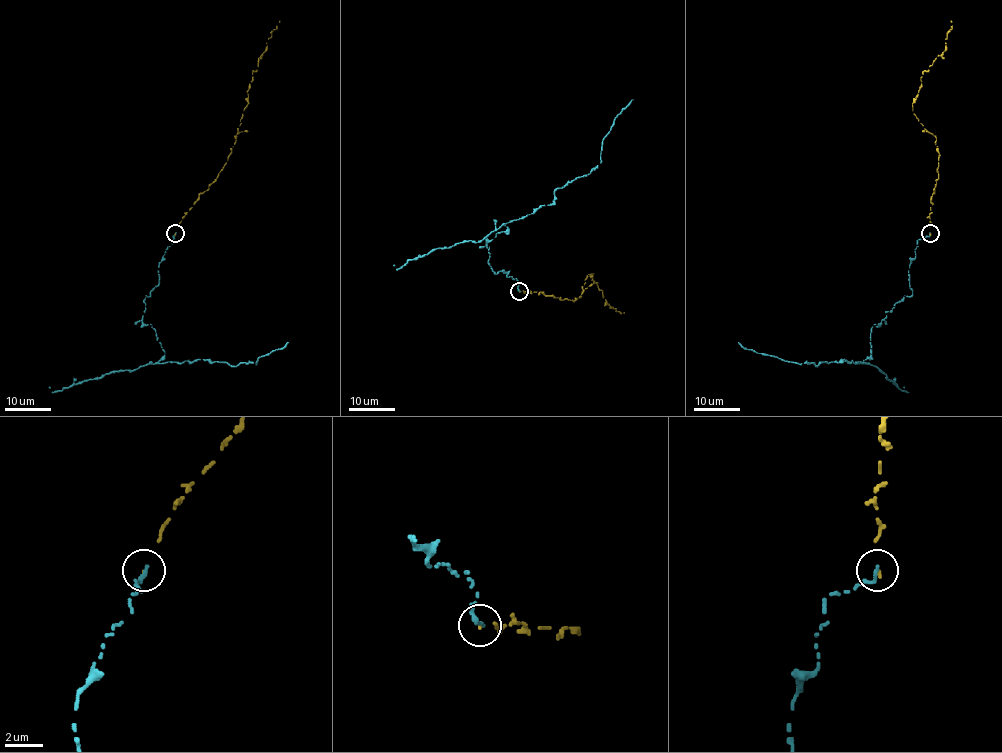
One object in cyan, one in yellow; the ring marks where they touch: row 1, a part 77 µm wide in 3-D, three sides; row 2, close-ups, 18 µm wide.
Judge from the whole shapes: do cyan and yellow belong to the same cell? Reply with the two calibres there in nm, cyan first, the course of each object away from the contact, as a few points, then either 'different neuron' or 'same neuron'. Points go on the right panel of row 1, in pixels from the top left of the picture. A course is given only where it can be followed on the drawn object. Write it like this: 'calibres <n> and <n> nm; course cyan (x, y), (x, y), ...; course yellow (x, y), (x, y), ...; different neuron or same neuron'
calibres 240 and 130 nm; course cyan (930, 234), (917, 241), (909, 265), (912, 294), (874, 324), (870, 355), (861, 363), (801, 364), (738, 342); course yellow (930, 234), (939, 154), (936, 138), (912, 105), (922, 73), (945, 51), (951, 21); same neuron

